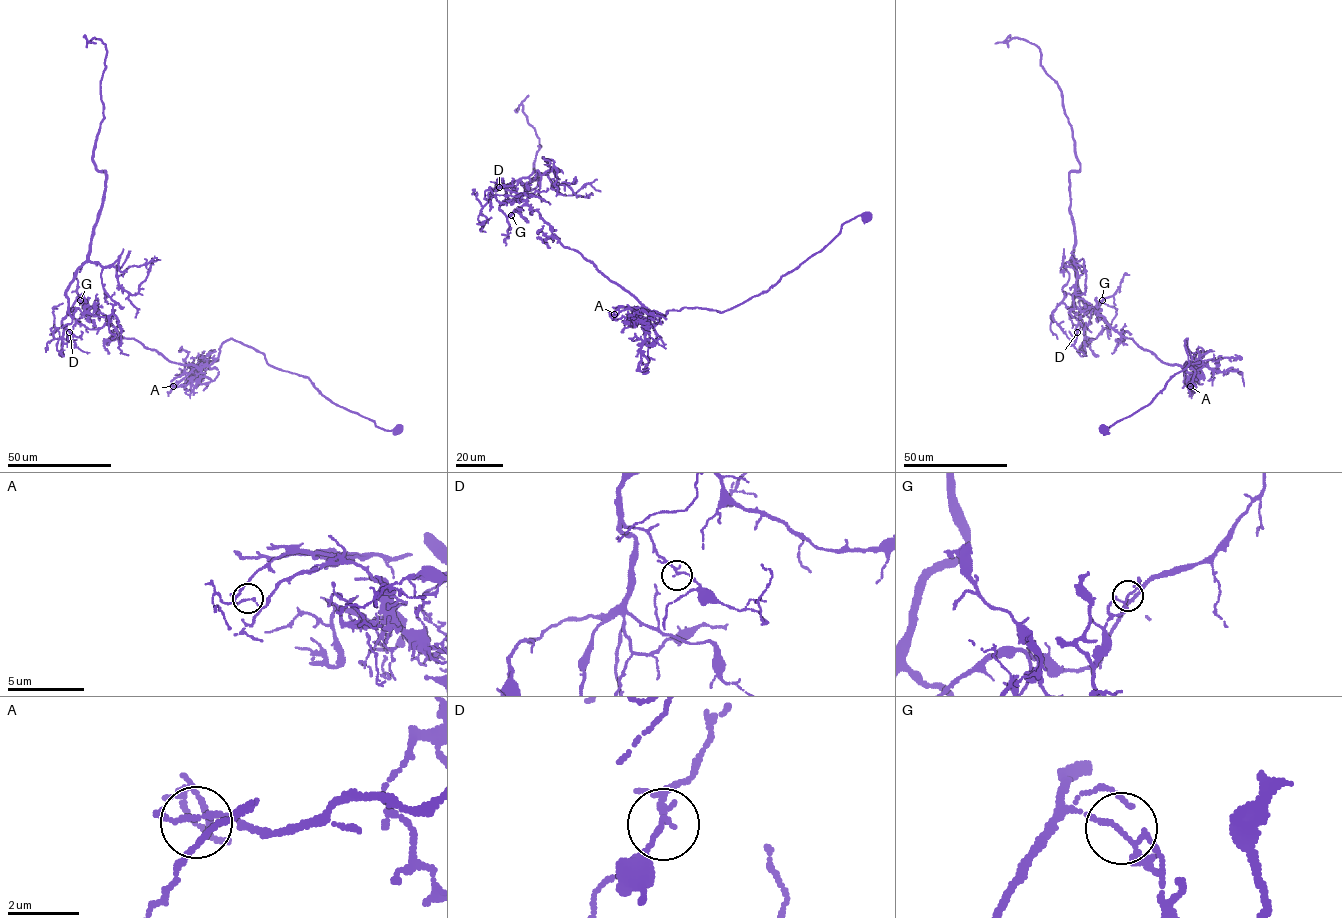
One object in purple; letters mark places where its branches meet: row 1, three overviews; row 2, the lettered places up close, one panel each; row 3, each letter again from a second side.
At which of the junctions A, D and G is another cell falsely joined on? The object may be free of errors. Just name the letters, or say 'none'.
G

